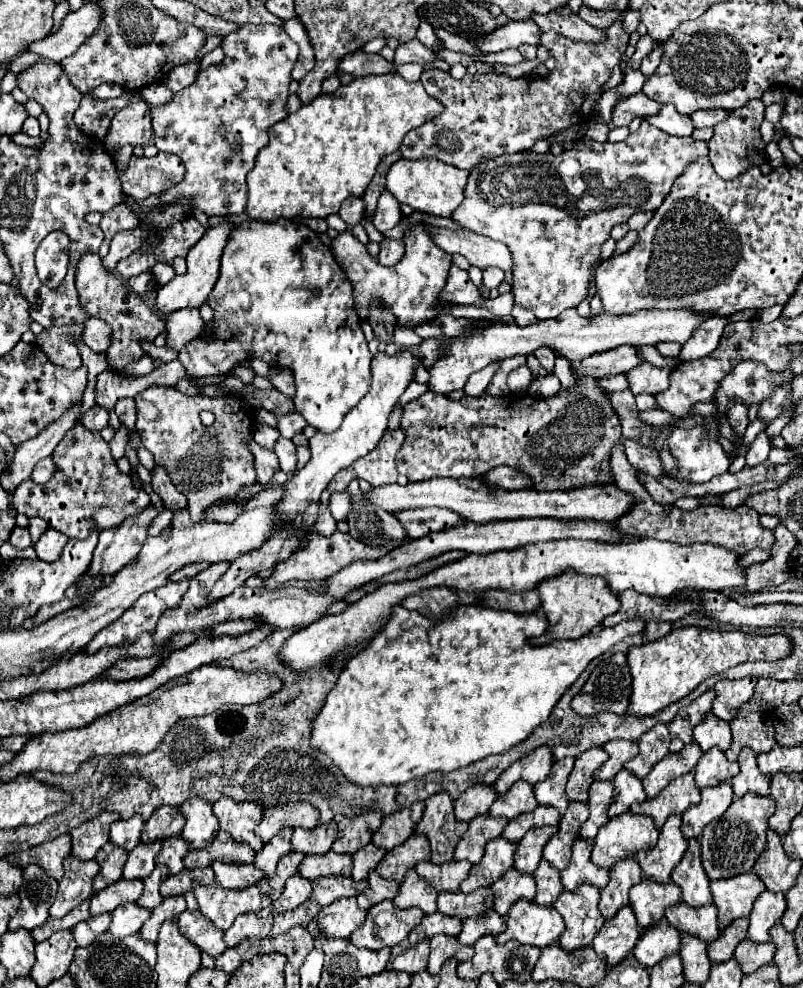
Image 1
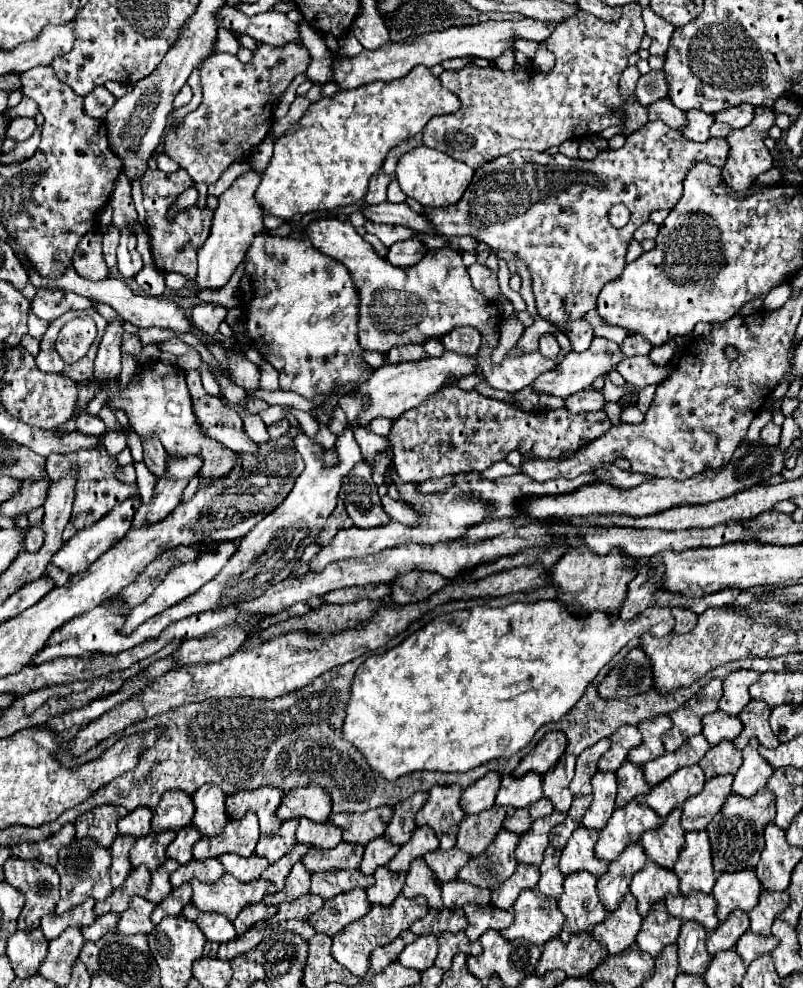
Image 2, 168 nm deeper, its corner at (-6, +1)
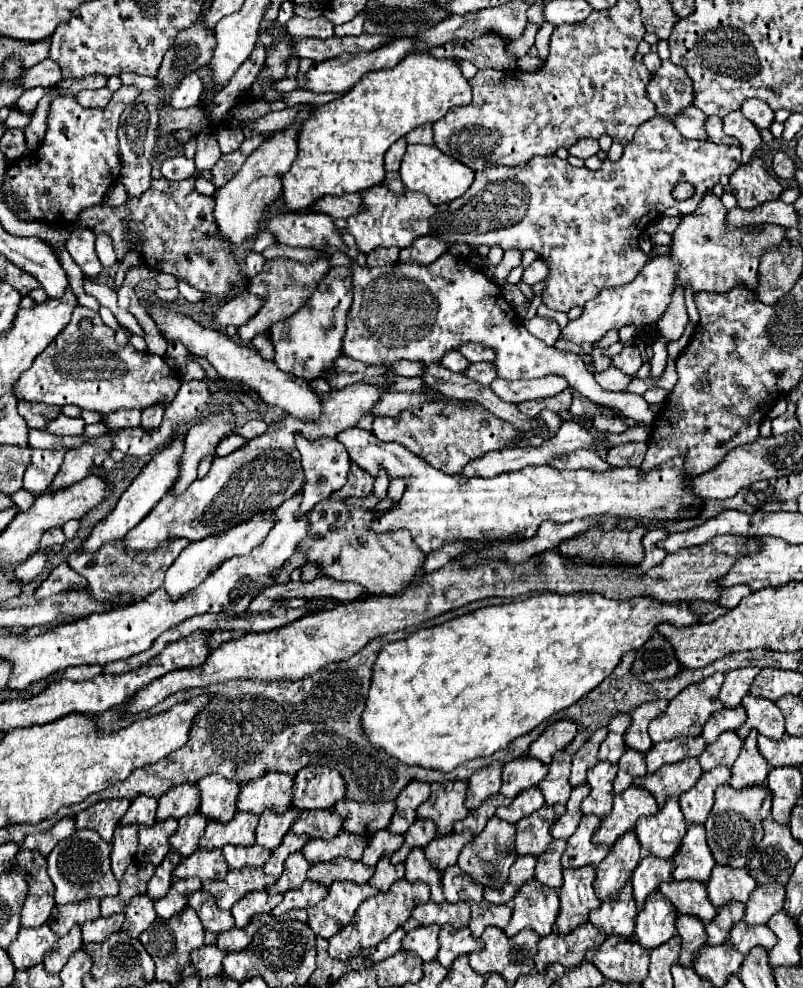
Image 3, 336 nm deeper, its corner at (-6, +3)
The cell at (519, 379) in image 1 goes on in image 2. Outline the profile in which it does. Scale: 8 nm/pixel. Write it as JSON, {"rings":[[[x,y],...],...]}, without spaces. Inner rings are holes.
{"rings":[[[321,218],[309,224],[307,236],[319,252],[345,264],[355,280],[361,300],[359,344],[363,350],[387,352],[391,346],[399,344],[421,344],[425,338],[439,338],[451,328],[467,324],[475,326],[483,334],[483,350],[479,364],[485,374],[485,380],[493,388],[517,392],[531,384],[535,376],[541,376],[543,372],[549,372],[557,366],[555,360],[547,360],[539,352],[531,352],[519,358],[505,358],[499,366],[493,368],[489,356],[497,342],[497,322],[501,320],[501,314],[493,302],[489,306],[489,300],[473,288],[471,278],[467,274],[467,266],[463,264],[461,254],[457,250],[429,250],[423,260],[419,260],[419,264],[411,268],[398,268],[386,258],[375,254],[371,244],[357,234],[351,222],[341,222],[337,218]]]}

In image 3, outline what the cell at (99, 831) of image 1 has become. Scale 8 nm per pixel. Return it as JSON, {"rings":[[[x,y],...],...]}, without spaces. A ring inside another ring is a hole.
{"rings":[[[115,798],[115,800],[101,800],[87,810],[79,812],[75,816],[77,828],[89,828],[95,830],[99,836],[103,836],[107,842],[113,838],[113,830],[119,824],[119,818],[127,812],[129,800],[127,798]]]}

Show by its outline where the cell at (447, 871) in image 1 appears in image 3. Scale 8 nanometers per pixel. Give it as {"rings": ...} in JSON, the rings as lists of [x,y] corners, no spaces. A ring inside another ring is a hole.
{"rings":[[[451,832],[447,836],[437,836],[427,848],[425,848],[425,856],[429,858],[429,862],[437,868],[437,870],[445,870],[447,866],[453,866],[457,862],[457,856],[461,852],[461,848],[473,840],[471,832]]]}

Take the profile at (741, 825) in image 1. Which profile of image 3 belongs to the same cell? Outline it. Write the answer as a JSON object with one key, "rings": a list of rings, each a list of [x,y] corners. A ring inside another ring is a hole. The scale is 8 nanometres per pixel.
{"rings":[[[723,784],[715,790],[715,804],[705,822],[707,830],[707,844],[717,864],[727,864],[733,868],[743,868],[749,864],[751,854],[755,854],[761,838],[763,828],[761,822],[767,818],[771,810],[771,790],[767,786],[749,786],[735,790],[729,784]]]}

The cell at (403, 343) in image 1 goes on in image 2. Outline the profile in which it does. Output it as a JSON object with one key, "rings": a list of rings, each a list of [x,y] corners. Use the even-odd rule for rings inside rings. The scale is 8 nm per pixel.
{"rings":[[[431,338],[431,340],[425,340],[421,346],[423,346],[423,350],[427,352],[427,356],[441,356],[441,354],[445,352],[443,344],[441,344],[439,340],[435,340],[435,338]]]}

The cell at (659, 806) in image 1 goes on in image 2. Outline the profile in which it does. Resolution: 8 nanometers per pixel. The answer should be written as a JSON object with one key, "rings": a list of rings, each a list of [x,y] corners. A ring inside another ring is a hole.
{"rings":[[[695,764],[681,768],[679,772],[671,774],[671,778],[653,786],[649,794],[641,794],[635,800],[653,808],[661,818],[667,818],[677,806],[683,806],[687,798],[699,794],[703,790],[703,784],[703,770]]]}

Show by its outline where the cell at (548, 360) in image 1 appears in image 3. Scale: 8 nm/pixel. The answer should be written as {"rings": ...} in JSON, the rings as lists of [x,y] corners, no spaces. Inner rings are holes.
{"rings":[[[533,316],[533,318],[529,318],[529,320],[523,320],[523,326],[533,334],[533,336],[537,336],[539,340],[543,340],[545,344],[549,344],[549,346],[553,346],[555,344],[555,340],[557,340],[557,336],[559,336],[559,332],[561,332],[561,328],[559,328],[559,324],[555,322],[555,320],[551,320],[551,318],[543,318],[543,316]]]}

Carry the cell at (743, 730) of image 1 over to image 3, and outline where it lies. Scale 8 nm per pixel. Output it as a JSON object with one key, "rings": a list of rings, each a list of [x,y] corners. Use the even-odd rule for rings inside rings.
{"rings":[[[747,694],[741,702],[741,706],[747,710],[747,720],[743,726],[737,728],[737,736],[741,740],[747,738],[749,730],[757,730],[759,734],[779,740],[785,734],[785,722],[781,710],[775,706],[773,700],[765,700],[759,696]]]}

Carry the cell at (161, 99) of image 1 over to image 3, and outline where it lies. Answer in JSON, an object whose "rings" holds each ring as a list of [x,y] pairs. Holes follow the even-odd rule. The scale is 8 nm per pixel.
{"rings":[[[191,72],[191,74],[187,74],[187,76],[181,80],[181,84],[177,86],[177,90],[171,92],[169,106],[171,106],[171,108],[197,106],[199,94],[201,94],[201,78],[199,78],[197,72]]]}

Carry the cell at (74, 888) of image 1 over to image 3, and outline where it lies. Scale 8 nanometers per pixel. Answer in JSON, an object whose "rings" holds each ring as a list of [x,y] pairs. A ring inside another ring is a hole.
{"rings":[[[77,830],[71,838],[59,842],[47,856],[47,870],[55,884],[55,904],[81,902],[85,898],[105,898],[119,892],[119,882],[109,866],[111,844],[93,830]]]}

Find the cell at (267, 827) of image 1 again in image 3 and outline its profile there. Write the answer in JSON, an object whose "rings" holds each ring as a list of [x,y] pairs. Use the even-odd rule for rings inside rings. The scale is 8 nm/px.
{"rings":[[[305,766],[295,774],[293,806],[299,810],[333,808],[347,794],[347,782],[327,766]]]}

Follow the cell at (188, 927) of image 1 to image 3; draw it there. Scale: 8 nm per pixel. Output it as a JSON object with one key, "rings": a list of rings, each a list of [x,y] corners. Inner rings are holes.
{"rings":[[[199,890],[199,892],[191,894],[189,906],[195,908],[195,912],[201,918],[205,930],[209,930],[209,932],[219,934],[219,932],[231,930],[235,926],[235,920],[231,916],[231,912],[219,910],[219,906],[215,906],[215,898],[211,898],[211,894],[205,894],[205,890]]]}

